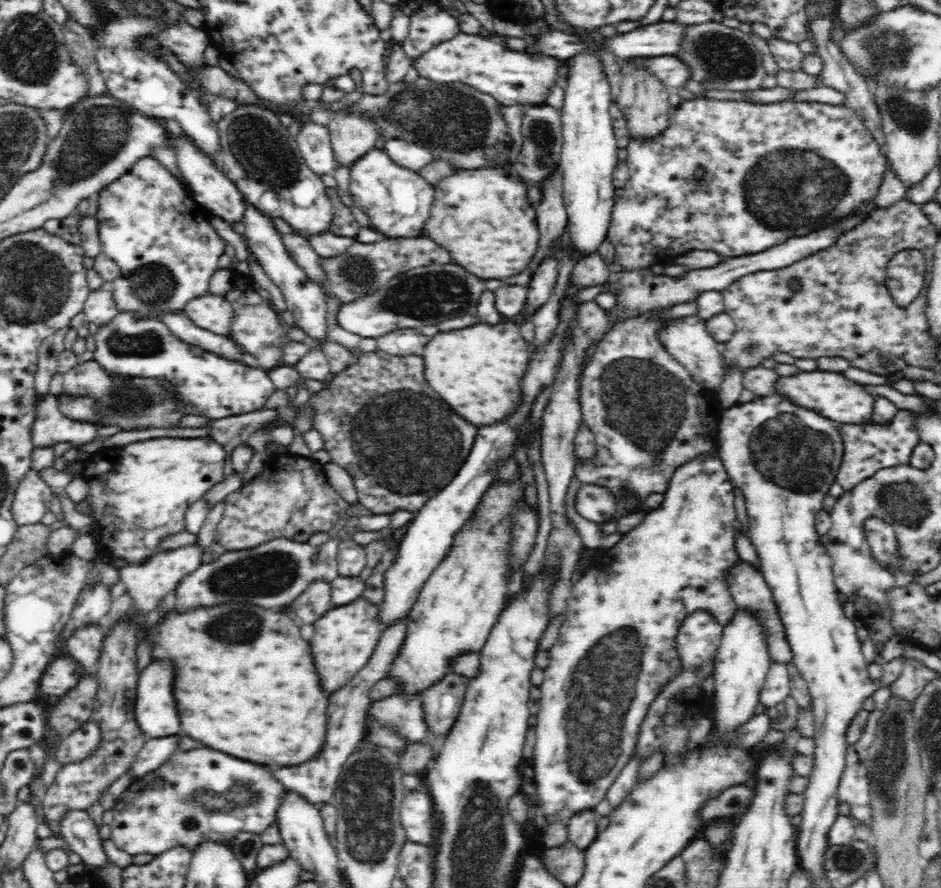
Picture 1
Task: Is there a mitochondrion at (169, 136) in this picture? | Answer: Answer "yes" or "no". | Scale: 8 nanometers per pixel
no

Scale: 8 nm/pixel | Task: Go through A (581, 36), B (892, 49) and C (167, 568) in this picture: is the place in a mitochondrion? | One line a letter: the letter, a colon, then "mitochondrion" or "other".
A: other
B: mitochondrion
C: other

